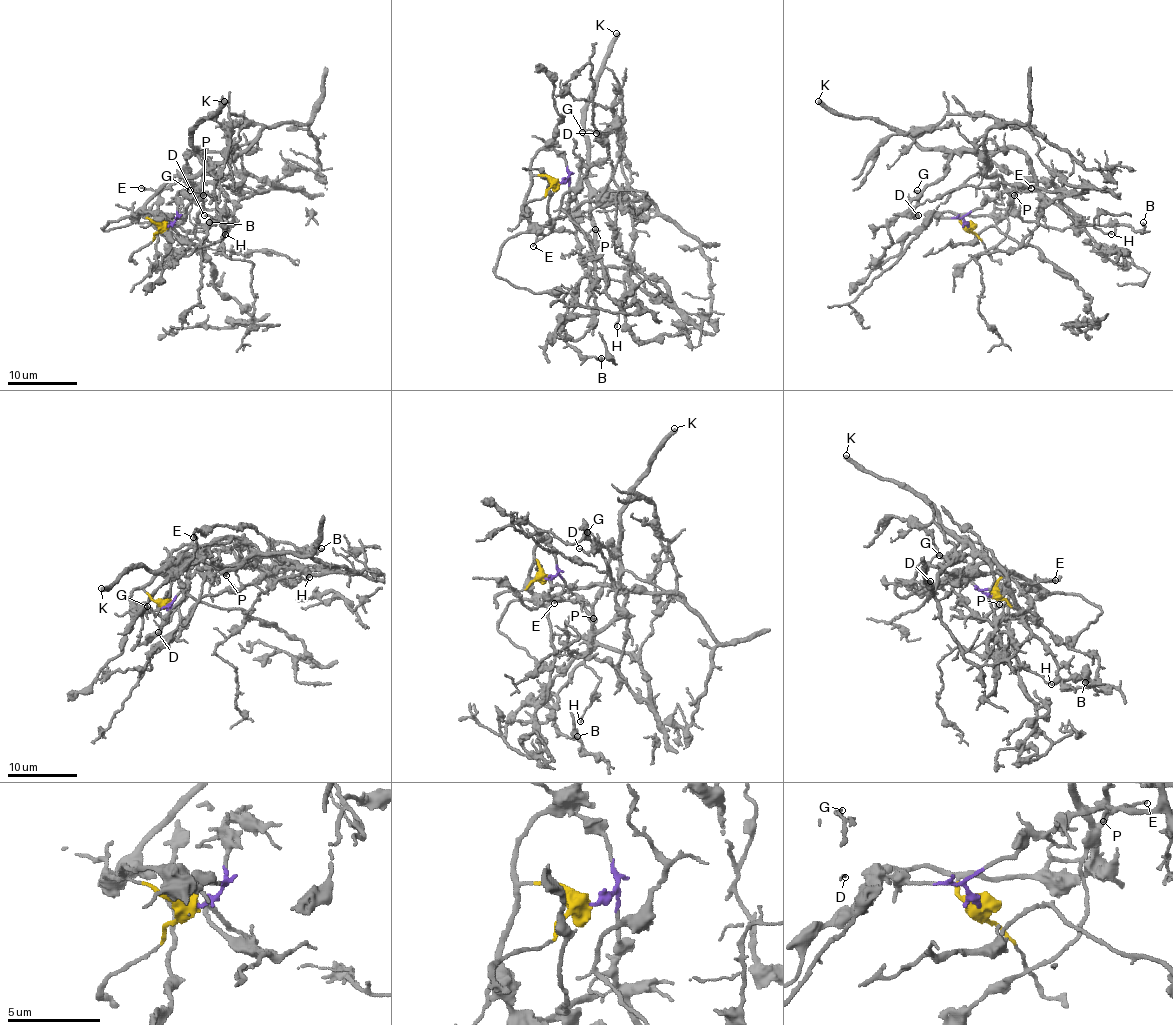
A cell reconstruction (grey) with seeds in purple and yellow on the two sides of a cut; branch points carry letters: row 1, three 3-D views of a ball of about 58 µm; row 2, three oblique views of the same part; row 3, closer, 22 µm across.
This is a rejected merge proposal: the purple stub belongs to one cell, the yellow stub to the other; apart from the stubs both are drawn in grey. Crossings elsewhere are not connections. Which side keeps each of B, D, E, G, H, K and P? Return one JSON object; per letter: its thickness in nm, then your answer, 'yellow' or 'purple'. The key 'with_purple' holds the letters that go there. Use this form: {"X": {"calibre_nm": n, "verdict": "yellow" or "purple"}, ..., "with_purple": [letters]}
{"B": {"calibre_nm": 190, "verdict": "yellow"}, "D": {"calibre_nm": 80, "verdict": "purple"}, "E": {"calibre_nm": 130, "verdict": "yellow"}, "G": {"calibre_nm": 120, "verdict": "purple"}, "H": {"calibre_nm": 150, "verdict": "purple"}, "K": {"calibre_nm": 440, "verdict": "purple"}, "P": {"calibre_nm": 120, "verdict": "purple"}, "with_purple": ["D", "G", "H", "K", "P"]}

